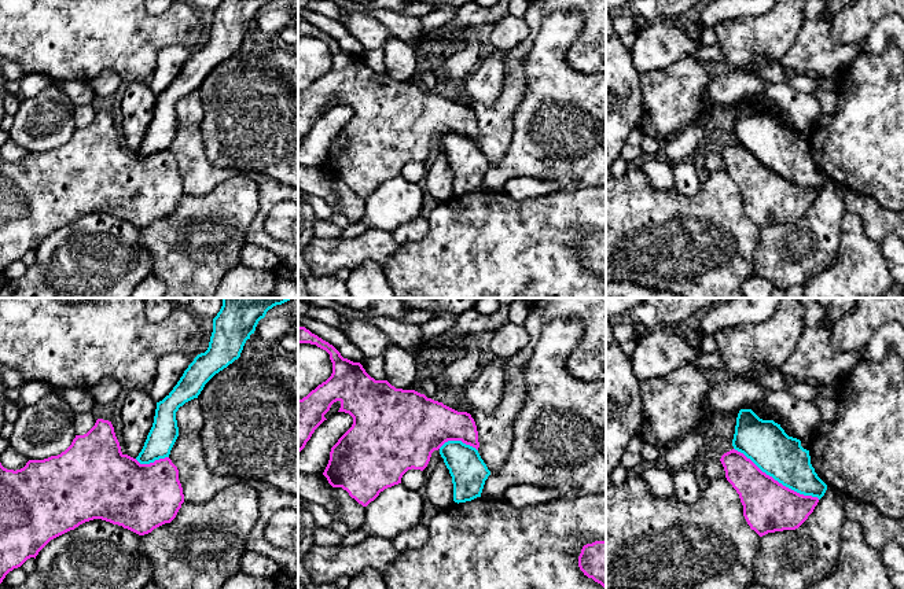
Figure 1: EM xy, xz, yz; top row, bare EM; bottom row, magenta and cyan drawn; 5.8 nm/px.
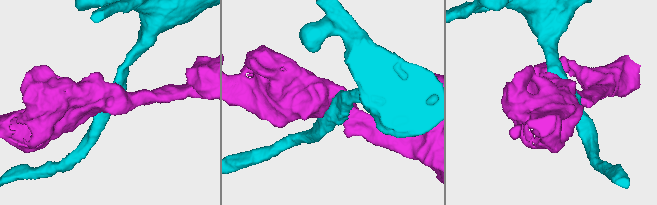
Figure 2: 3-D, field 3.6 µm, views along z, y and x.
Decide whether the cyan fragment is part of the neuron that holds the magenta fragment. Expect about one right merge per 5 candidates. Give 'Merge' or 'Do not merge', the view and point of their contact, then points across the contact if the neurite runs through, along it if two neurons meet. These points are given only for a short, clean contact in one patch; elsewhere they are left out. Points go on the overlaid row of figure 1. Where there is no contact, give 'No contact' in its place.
Do not merge. Touches magenta at yz (776, 481)

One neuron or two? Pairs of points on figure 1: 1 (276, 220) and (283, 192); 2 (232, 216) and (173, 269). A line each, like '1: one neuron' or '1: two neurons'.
1: two neurons
2: one neuron

